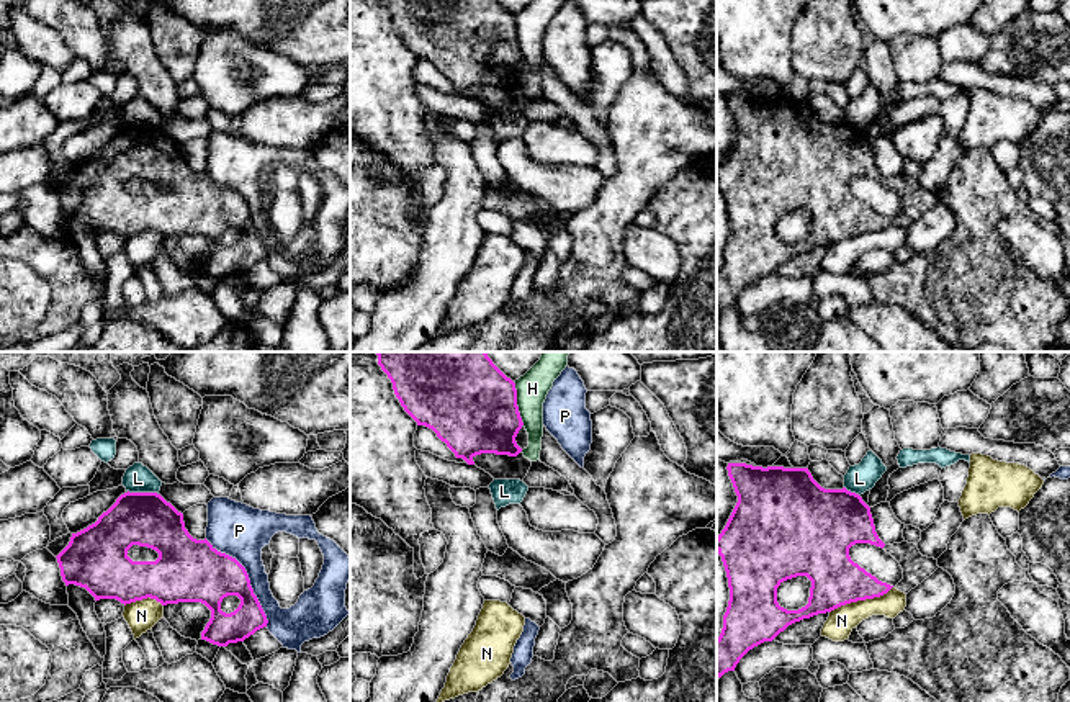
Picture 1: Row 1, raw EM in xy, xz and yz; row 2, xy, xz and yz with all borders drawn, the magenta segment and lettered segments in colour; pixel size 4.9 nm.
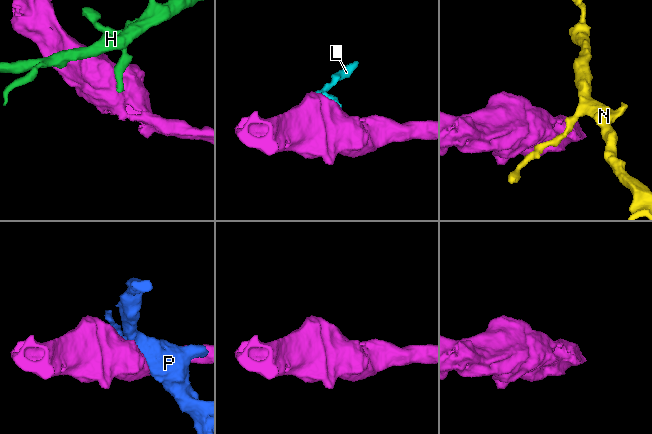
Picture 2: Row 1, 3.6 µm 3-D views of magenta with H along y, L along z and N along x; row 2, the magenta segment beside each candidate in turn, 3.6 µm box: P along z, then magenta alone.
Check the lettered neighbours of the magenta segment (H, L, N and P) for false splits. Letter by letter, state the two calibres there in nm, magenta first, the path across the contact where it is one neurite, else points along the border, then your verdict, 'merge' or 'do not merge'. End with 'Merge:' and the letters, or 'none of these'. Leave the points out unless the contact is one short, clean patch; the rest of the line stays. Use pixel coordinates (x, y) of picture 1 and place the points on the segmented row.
H: 440/160 nm | along xz (512, 382), (517, 411), (524, 424) | do not merge
L: 260/140 nm | along xy (128, 490), (154, 491), (157, 494) | do not merge
N: 240/140 nm | along yz (892, 586), (879, 596), (851, 601), (830, 612) | do not merge
P: 280/260 nm | do not merge
Merge: none of these

